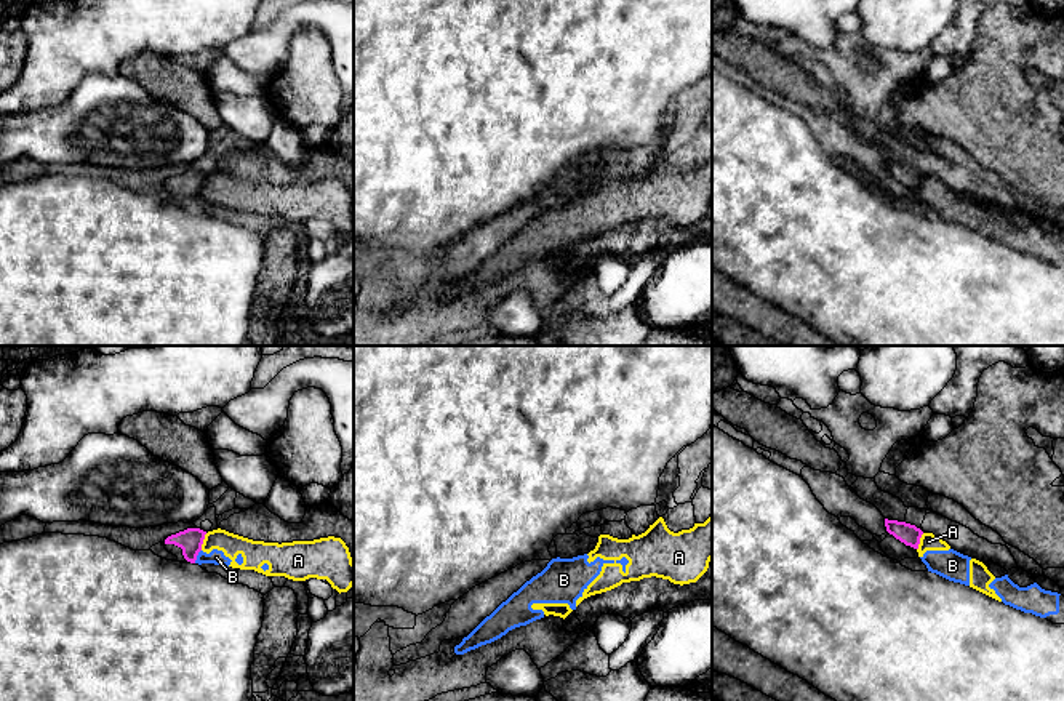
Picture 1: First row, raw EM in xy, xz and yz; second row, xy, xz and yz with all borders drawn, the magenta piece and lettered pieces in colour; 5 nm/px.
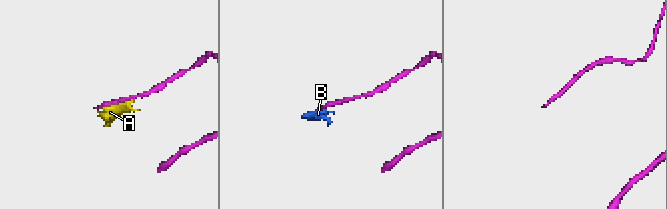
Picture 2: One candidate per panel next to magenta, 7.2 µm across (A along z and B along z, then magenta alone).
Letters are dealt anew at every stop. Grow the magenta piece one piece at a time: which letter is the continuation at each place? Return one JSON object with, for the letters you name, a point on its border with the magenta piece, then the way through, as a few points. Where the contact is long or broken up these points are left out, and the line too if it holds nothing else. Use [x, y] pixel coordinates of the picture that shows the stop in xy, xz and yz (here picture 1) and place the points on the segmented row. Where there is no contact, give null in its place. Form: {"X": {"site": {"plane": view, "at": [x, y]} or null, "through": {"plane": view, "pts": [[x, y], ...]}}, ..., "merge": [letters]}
{"merge": []}

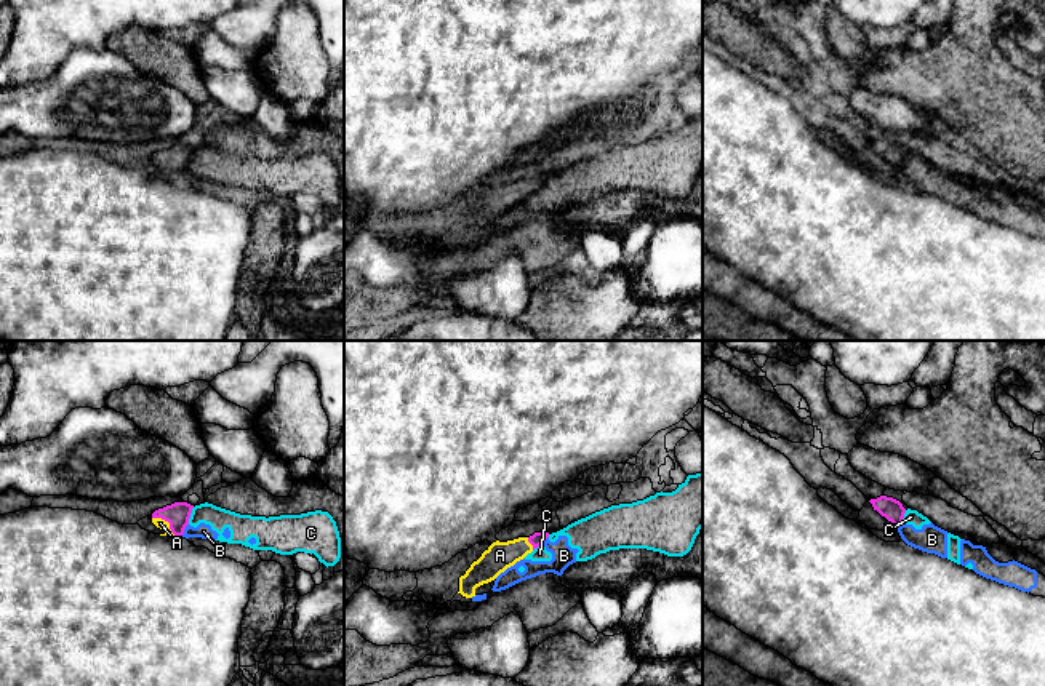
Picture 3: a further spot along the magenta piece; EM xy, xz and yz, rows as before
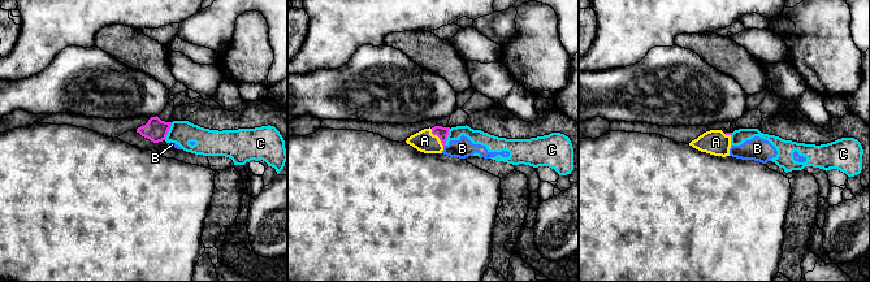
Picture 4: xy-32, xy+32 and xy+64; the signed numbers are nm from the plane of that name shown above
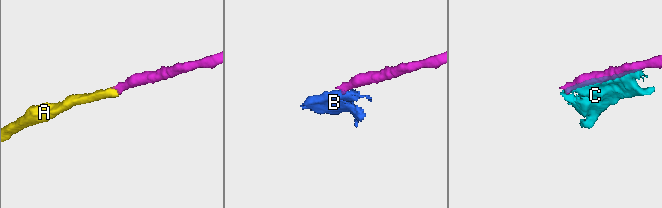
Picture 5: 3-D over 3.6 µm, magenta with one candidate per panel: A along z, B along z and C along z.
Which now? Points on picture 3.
{"A": {"site": {"plane": "xy", "at": [167, 520]}, "through": {"plane": "xy", "pts": [[178, 514], [167, 520], [160, 523]]}}, "merge": ["A"]}

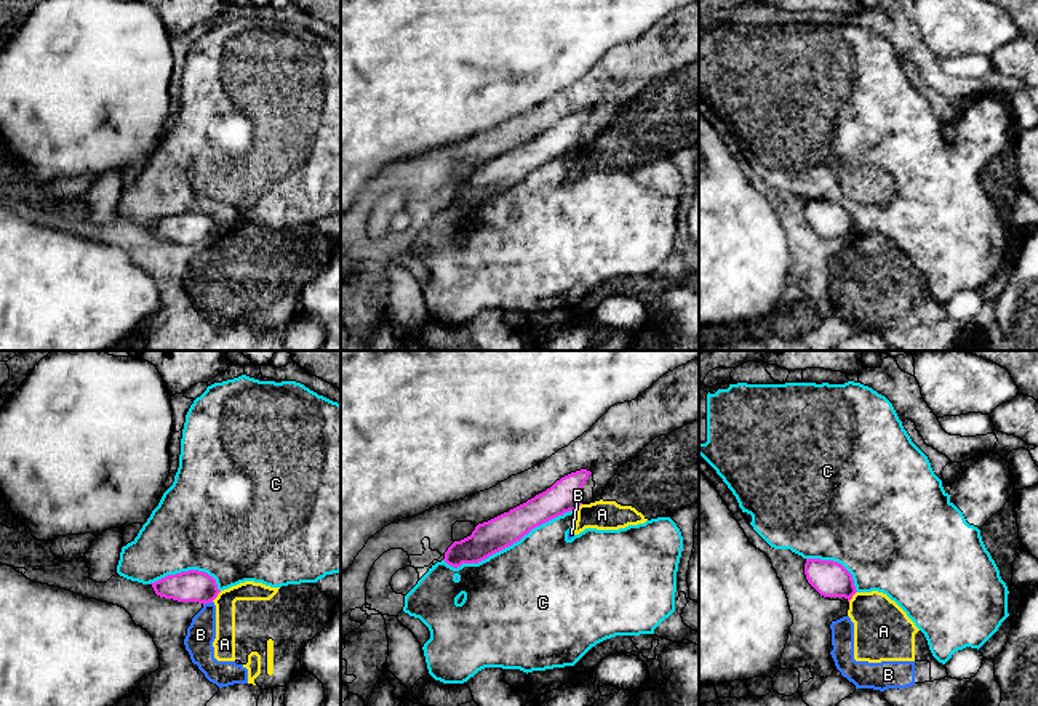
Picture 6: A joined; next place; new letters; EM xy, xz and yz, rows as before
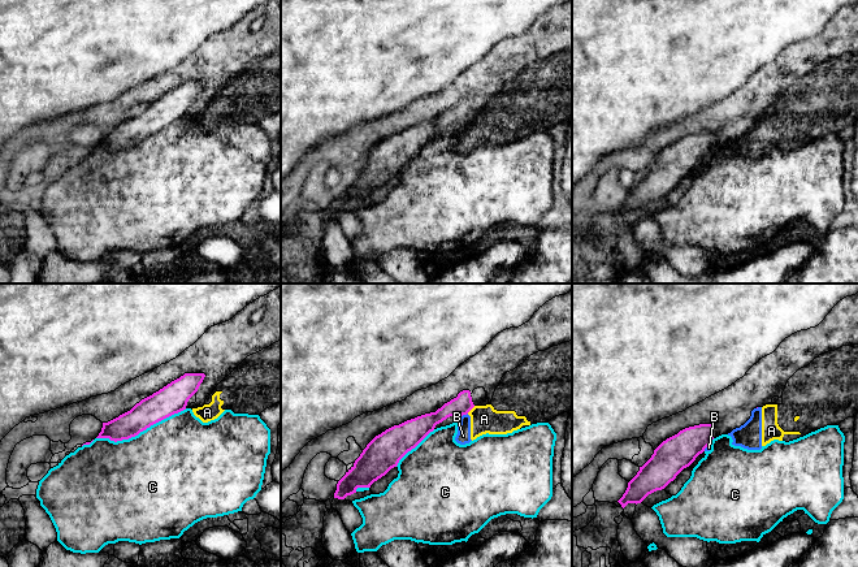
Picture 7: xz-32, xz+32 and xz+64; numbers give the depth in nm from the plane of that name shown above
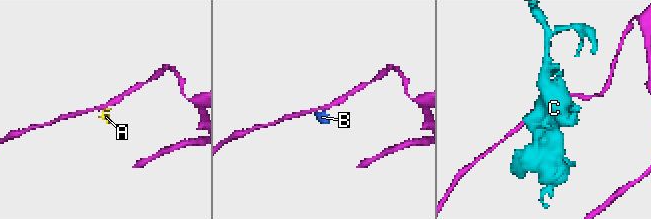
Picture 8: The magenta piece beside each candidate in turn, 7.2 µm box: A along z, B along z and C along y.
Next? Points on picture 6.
{"merge": []}

